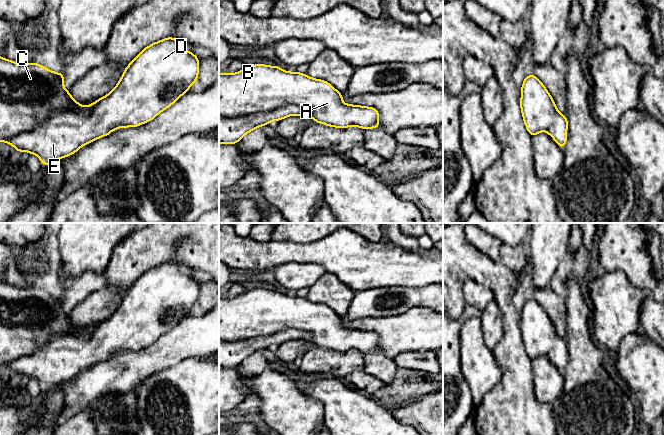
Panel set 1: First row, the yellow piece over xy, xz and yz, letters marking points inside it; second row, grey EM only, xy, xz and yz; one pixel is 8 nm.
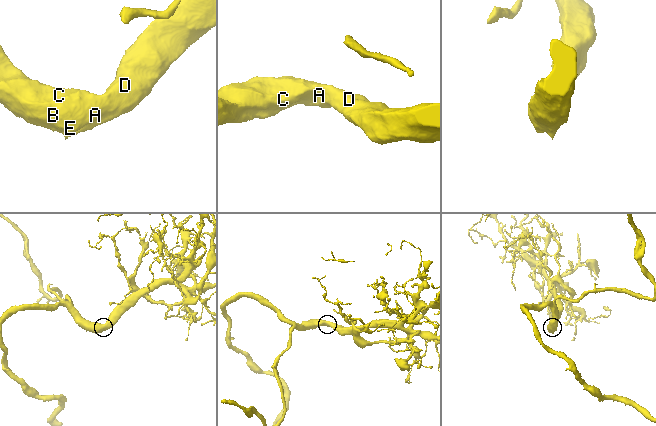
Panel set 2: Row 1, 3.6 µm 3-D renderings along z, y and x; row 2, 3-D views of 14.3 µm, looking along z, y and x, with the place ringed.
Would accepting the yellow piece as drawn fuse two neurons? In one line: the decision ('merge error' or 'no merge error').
no merge error

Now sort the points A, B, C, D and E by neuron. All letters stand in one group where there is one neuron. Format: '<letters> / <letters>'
A B C D E

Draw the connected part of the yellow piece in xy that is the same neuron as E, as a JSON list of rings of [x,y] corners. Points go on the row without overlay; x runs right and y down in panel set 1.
[[[168,261],[144,272],[125,292],[120,305],[108,319],[105,319],[96,326],[84,331],[74,324],[69,315],[64,312],[63,306],[65,305],[65,302],[62,297],[52,296],[46,291],[33,286],[22,288],[0,281],[0,366],[6,365],[18,376],[26,375],[30,378],[35,378],[45,390],[48,390],[58,383],[73,379],[84,369],[91,367],[103,360],[109,359],[117,352],[137,351],[143,347],[153,344],[160,336],[170,331],[185,316],[189,315],[189,311],[197,305],[198,297],[199,282],[196,281],[192,276],[180,272],[178,269],[178,263]]]

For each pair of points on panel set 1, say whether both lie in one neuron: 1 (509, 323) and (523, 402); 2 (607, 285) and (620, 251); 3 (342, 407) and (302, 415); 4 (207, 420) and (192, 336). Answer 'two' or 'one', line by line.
1: one
2: two
3: two
4: two

